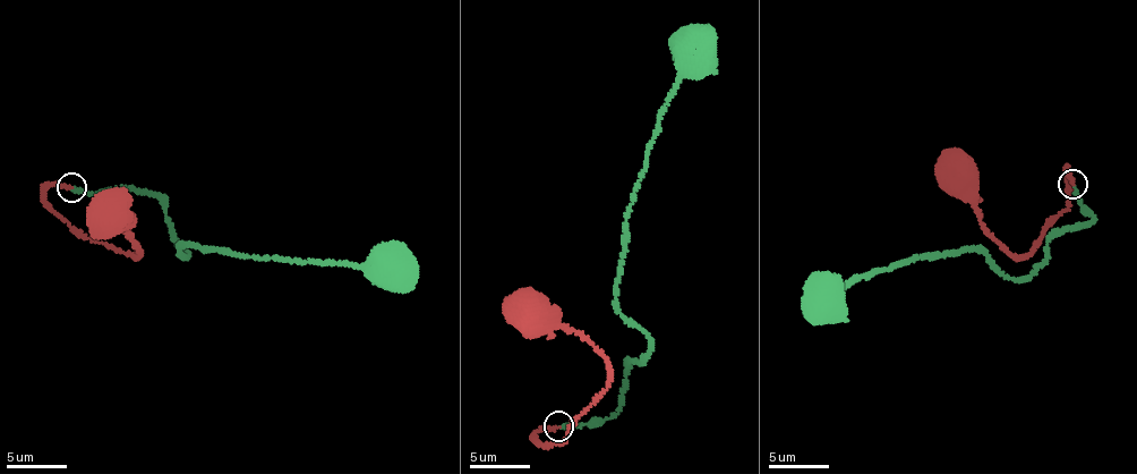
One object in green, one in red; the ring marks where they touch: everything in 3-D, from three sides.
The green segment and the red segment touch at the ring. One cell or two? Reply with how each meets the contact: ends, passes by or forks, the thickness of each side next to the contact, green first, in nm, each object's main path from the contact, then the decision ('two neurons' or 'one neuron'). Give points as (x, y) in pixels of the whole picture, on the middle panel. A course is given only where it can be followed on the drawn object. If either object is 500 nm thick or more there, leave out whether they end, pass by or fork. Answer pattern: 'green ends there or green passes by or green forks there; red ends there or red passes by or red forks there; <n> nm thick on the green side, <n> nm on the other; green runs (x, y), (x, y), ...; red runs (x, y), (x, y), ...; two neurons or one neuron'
green ends there; red ends there; 200 nm thick on the green side, 220 nm on the other; green runs (560, 426), (613, 417), (626, 366), (649, 349), (617, 299), (626, 214), (658, 115), (694, 49); red runs (560, 426), (536, 438), (544, 446), (567, 436), (571, 420), (606, 387), (608, 369), (574, 330), (527, 310); two neurons

